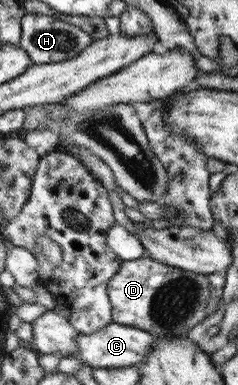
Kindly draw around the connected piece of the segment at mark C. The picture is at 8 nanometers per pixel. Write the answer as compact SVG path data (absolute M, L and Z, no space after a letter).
M112 323L98 331L76 338L77 351L75 356L90 368L118 369L120 367L138 366L145 356L155 346L155 337L140 329Z

